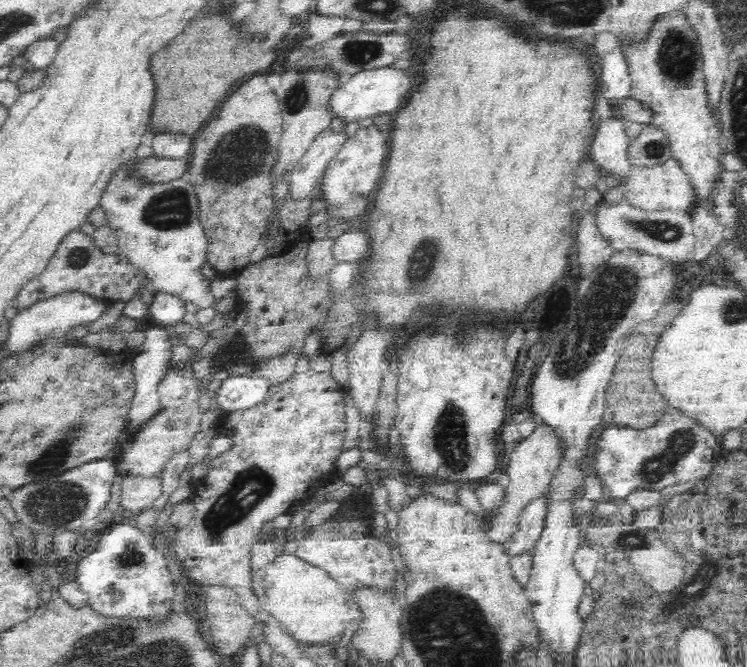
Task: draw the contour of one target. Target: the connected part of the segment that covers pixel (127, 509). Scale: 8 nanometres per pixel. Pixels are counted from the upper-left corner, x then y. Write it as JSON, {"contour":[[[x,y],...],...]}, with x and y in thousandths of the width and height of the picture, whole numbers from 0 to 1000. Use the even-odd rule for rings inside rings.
{"contour":[[[187,715],[166,718],[161,744],[161,762],[166,765],[166,777],[170,772],[183,772],[190,765],[202,763],[206,751],[217,745],[216,733],[217,726],[209,718],[193,720]]]}

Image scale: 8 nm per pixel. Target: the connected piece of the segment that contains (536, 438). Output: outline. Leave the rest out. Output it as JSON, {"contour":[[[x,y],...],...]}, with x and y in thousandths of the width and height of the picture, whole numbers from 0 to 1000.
{"contour":[[[730,633],[723,634],[707,655],[701,655],[681,672],[679,712],[683,727],[677,738],[679,753],[669,769],[659,772],[651,790],[655,805],[661,813],[673,819],[687,805],[685,802],[692,795],[693,774],[703,754],[707,754],[715,744],[724,741],[735,729],[746,711],[751,693],[756,688],[756,678],[760,673],[759,663],[746,648],[746,642]]]}

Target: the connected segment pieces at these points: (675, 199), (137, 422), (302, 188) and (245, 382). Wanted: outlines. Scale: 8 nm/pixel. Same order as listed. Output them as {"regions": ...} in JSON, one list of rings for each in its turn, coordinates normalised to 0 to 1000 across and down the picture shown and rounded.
{"regions":[[[[900,235],[878,249],[858,250],[853,261],[839,264],[838,279],[837,301],[846,312],[865,318],[902,316],[926,319],[930,310],[930,294],[926,280],[921,276],[921,265],[910,252],[908,241]]],[[[202,484],[202,489],[193,496],[193,511],[190,517],[181,522],[182,535],[177,540],[177,558],[179,559],[179,594],[177,594],[174,615],[170,630],[174,640],[190,639],[195,636],[205,624],[212,621],[217,612],[214,591],[212,589],[212,576],[220,570],[220,564],[228,555],[230,540],[230,516],[225,511],[228,493],[225,490]]],[[[440,189],[428,195],[420,204],[412,226],[388,259],[390,291],[396,297],[412,297],[426,270],[432,270],[439,247],[461,222],[465,207],[461,195],[447,198]]],[[[345,561],[304,564],[289,577],[288,600],[304,619],[348,606],[360,589],[359,568]]]]}

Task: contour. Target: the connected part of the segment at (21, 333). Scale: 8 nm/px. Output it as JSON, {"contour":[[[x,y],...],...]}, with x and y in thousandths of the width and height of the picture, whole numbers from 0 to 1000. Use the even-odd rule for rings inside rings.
{"contour":[[[94,435],[55,453],[29,462],[15,478],[12,492],[13,507],[9,513],[11,526],[29,528],[43,522],[47,514],[64,508],[83,508],[102,490],[118,490],[126,480],[131,480],[142,468],[146,453],[131,448],[108,435]]]}

